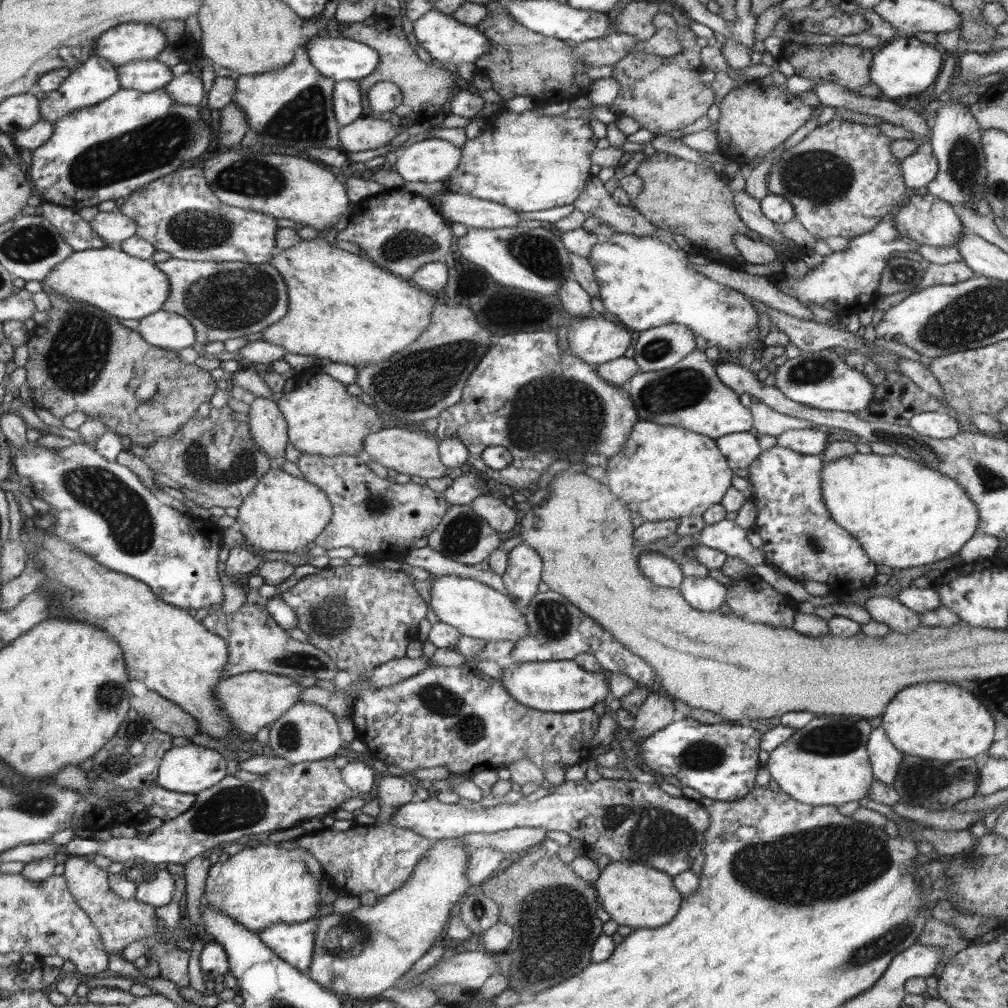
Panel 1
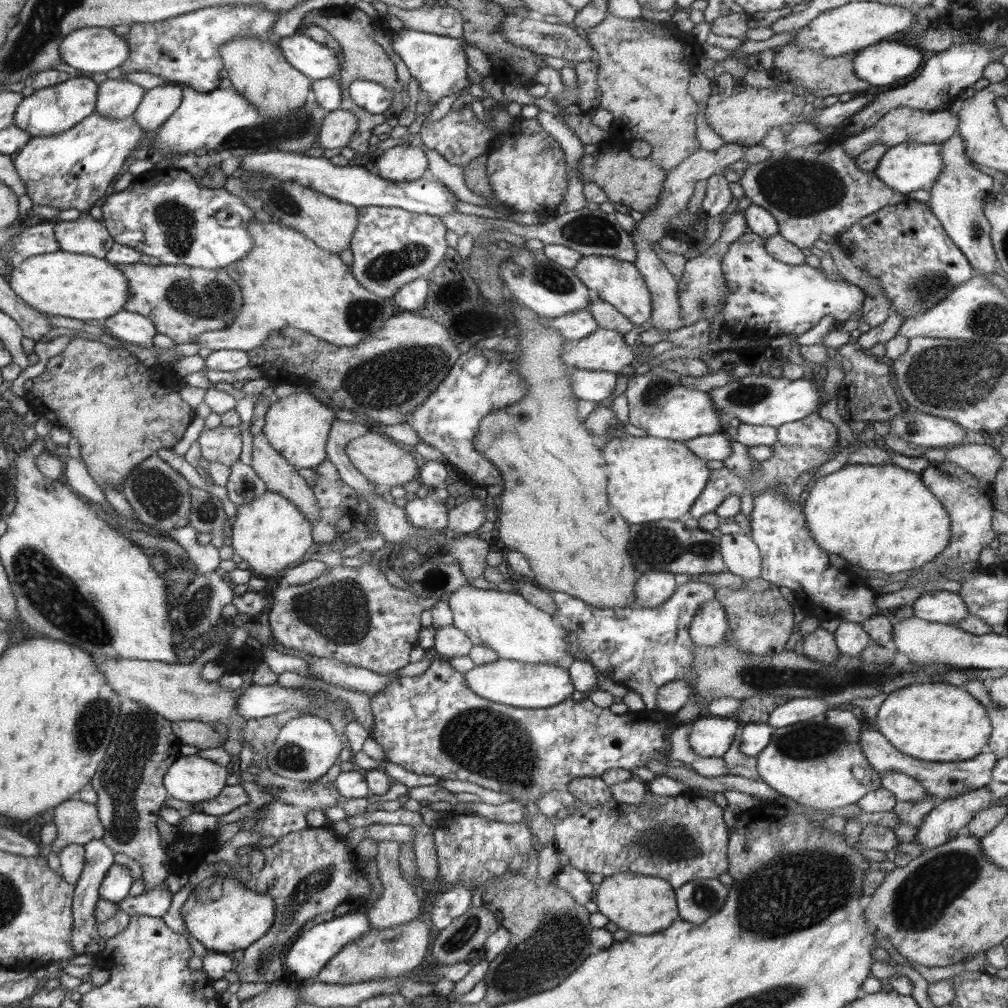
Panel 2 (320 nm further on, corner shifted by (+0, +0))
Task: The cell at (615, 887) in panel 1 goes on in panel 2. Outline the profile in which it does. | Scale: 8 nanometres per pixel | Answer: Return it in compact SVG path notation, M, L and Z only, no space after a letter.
M630 872L605 877L594 898L598 912L606 914L620 930L634 934L654 934L666 930L674 922L681 920L675 899L675 889L663 878L634 874Z

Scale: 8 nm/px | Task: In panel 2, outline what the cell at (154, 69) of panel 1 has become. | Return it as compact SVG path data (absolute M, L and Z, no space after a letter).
M124 76L119 79L100 77L96 110L106 118L124 120L138 110L145 90Z

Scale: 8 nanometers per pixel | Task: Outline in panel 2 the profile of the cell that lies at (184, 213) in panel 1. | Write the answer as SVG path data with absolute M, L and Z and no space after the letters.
M177 167L157 168L136 175L131 184L121 192L110 194L101 206L104 213L104 226L117 244L130 246L135 250L166 265L185 265L206 270L224 269L234 262L241 261L254 248L250 236L250 222L255 213L224 187L218 189L202 188L187 171Z

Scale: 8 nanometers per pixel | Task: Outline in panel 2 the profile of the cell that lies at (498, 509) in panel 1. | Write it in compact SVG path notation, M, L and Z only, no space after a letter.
M469 498L462 504L456 504L448 511L446 529L450 534L476 534L477 530L486 522L486 505L478 498Z

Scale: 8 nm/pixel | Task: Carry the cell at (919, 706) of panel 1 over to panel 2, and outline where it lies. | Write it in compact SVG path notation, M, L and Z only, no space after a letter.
M912 684L892 692L878 710L876 729L902 754L928 762L972 759L987 750L993 728L986 708L952 684Z

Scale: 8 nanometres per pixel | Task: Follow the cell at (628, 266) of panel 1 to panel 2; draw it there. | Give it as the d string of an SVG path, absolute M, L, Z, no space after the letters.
M583 256L573 268L573 271L591 293L617 308L636 326L650 320L652 296L648 287L646 287L646 283L644 283L644 279L642 279L640 271L633 263L610 256Z

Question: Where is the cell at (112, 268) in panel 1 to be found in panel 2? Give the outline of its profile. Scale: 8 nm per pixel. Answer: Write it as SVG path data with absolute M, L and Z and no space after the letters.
M65 251L40 254L20 261L7 276L12 291L28 306L43 314L79 321L103 321L113 317L125 308L131 297L130 282L121 268L93 255Z

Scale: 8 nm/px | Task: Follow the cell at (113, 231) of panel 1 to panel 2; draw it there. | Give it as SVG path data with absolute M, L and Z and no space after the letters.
M90 214L81 215L73 222L57 220L56 234L62 251L93 255L100 259L104 259L116 244L106 226L92 218Z

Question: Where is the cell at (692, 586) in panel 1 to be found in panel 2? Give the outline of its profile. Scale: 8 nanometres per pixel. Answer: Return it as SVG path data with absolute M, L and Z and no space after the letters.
M718 599L703 604L693 616L689 635L695 646L718 646L729 628L726 611Z

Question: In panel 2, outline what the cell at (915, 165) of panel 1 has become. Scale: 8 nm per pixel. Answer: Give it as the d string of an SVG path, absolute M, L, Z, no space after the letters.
M910 141L889 147L874 171L876 176L891 189L908 195L914 190L932 190L944 167L941 144L922 144Z

